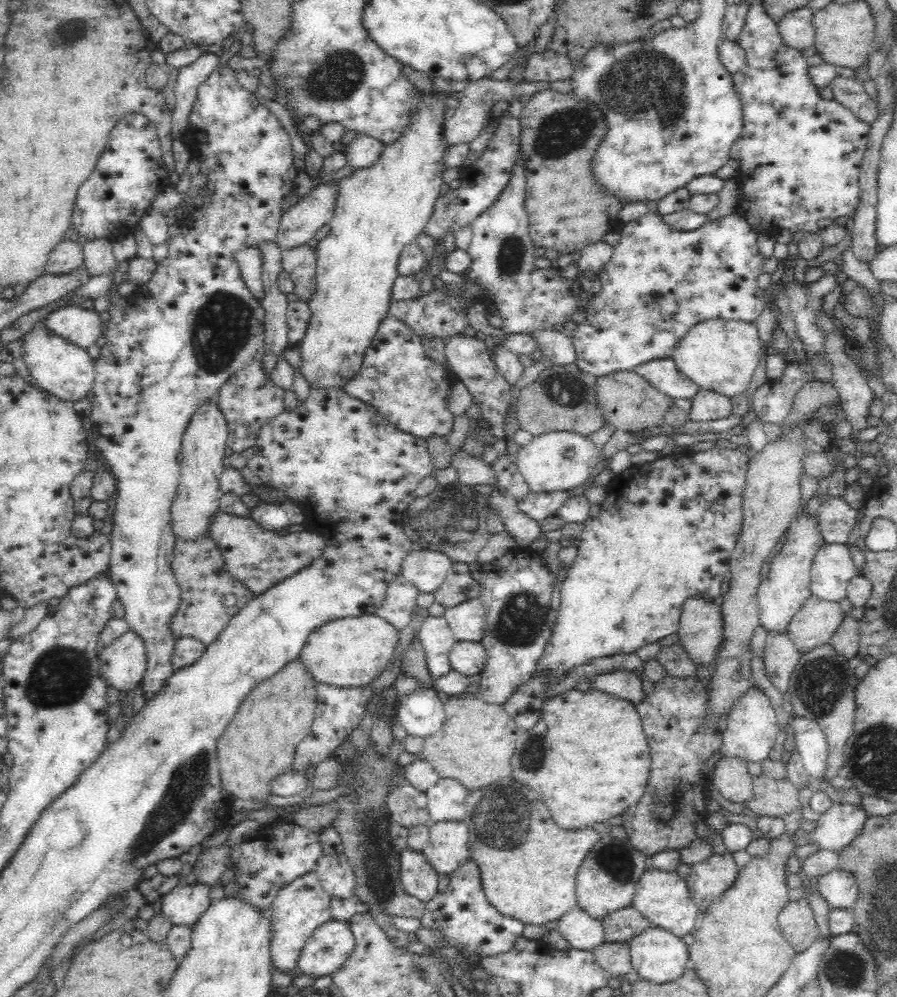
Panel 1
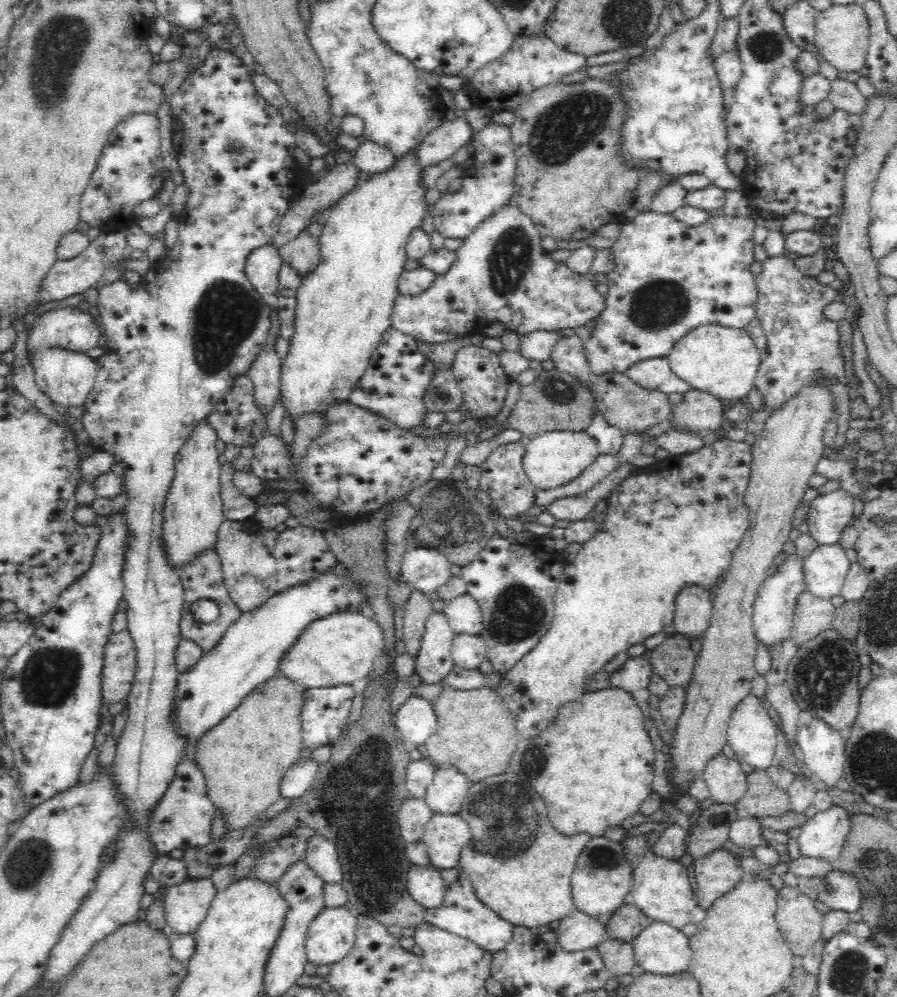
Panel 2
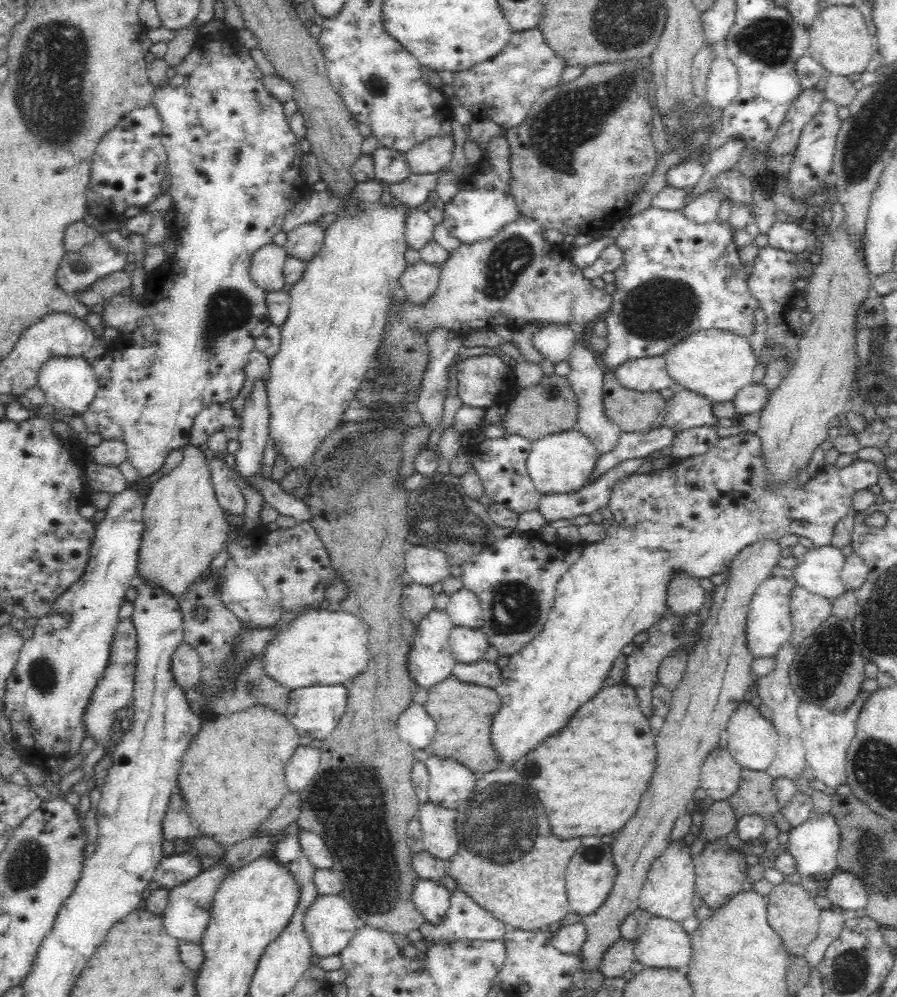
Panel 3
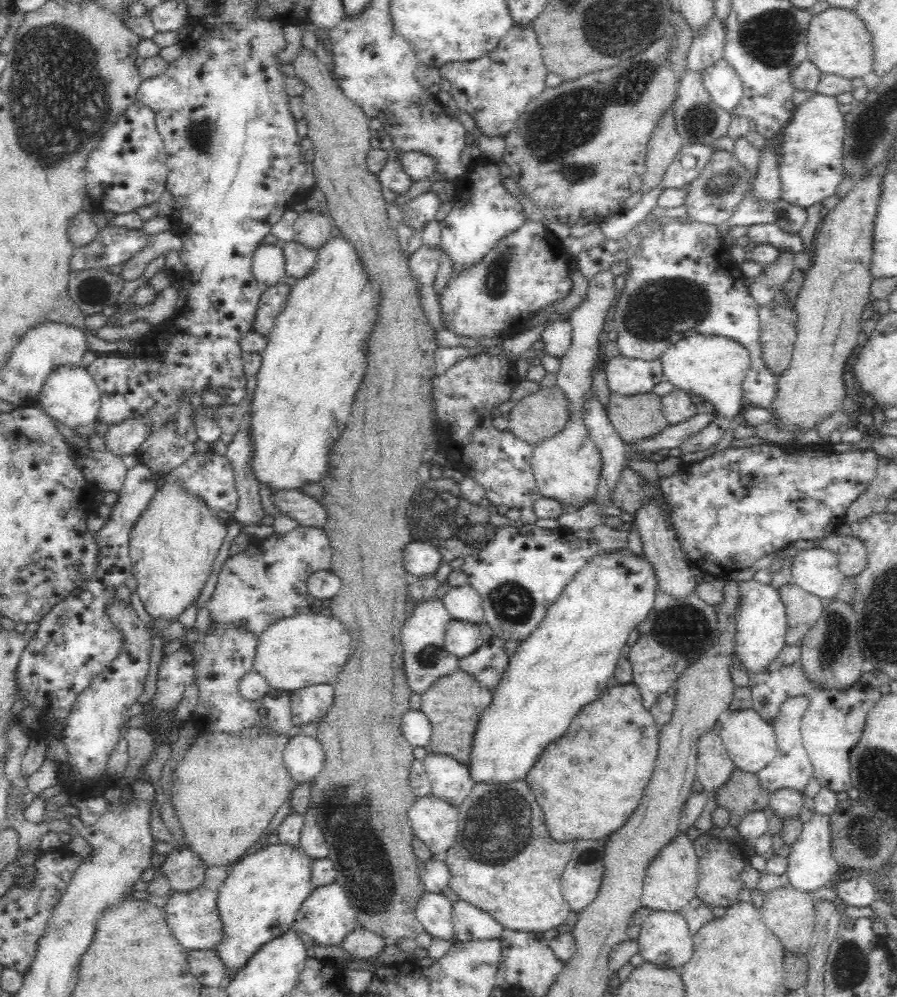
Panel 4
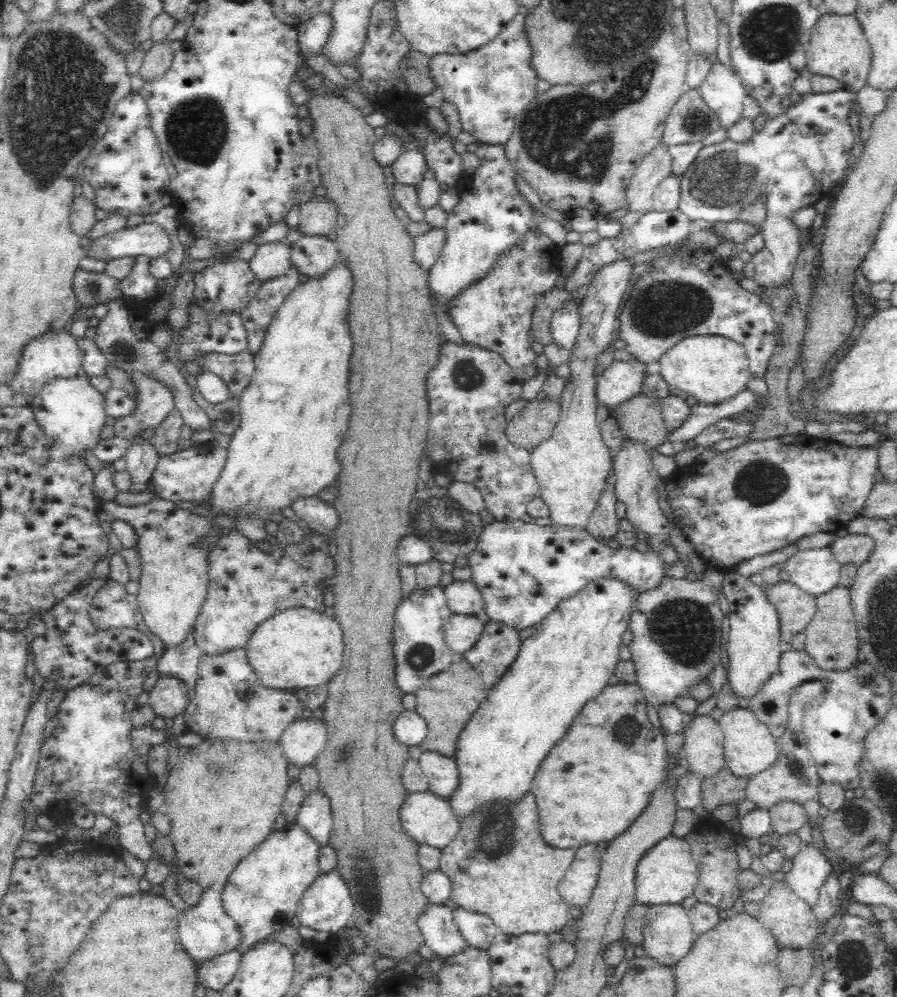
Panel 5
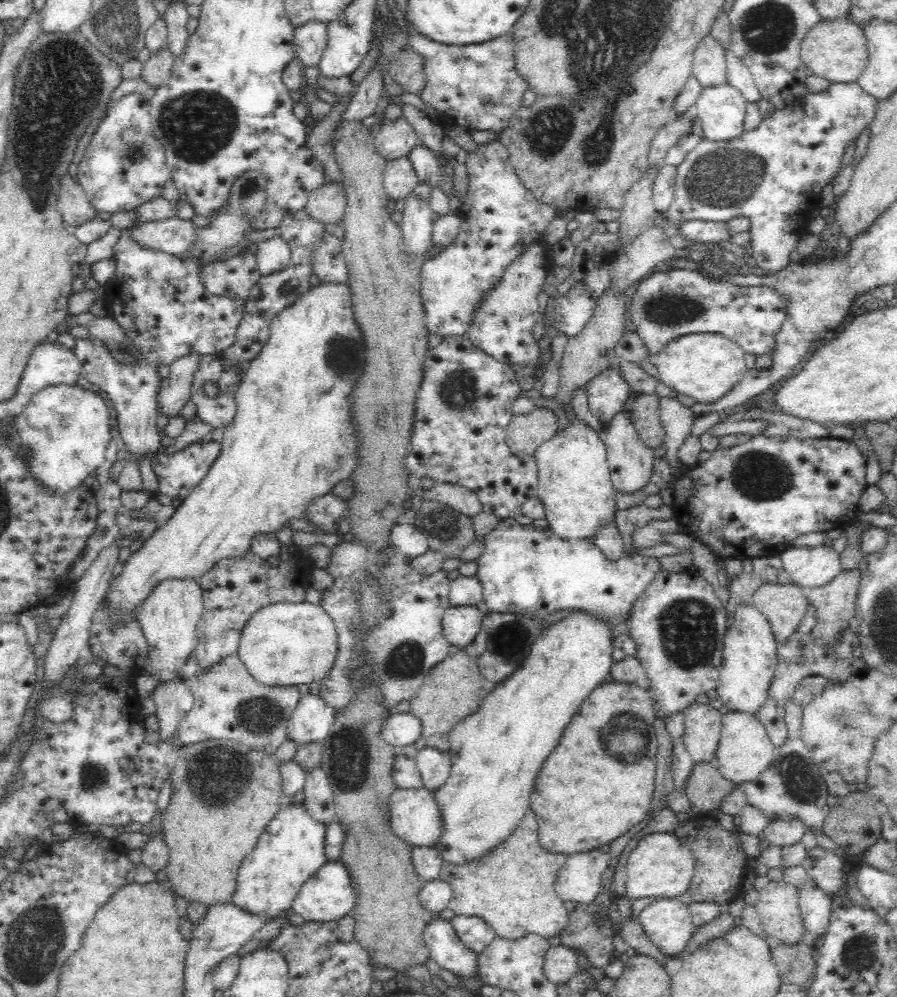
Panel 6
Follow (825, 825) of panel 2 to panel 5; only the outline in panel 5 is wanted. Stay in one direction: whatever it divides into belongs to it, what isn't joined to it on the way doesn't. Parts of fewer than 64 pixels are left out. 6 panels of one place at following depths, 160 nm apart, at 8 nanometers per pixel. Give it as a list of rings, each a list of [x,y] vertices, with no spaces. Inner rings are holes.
[[[811,843],[804,844],[792,862],[790,872],[785,875],[787,885],[813,908],[828,872],[833,870],[832,864]]]

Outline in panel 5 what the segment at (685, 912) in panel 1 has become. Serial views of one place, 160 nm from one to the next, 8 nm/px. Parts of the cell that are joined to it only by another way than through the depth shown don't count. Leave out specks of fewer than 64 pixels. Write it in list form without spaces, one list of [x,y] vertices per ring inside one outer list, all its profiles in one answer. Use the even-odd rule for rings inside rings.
[[[666,836],[636,864],[635,902],[644,905],[680,904],[686,896],[693,894],[698,882],[698,865],[691,854],[691,847],[684,837]]]

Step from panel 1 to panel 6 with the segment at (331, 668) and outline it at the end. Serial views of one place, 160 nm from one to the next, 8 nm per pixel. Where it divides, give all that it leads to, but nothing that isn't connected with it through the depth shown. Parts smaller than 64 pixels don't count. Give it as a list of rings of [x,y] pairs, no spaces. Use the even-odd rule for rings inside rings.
[[[281,601],[254,612],[236,650],[254,680],[271,687],[310,684],[328,674],[338,652],[337,631],[326,611],[310,602]],[[314,658],[314,660],[308,660]]]

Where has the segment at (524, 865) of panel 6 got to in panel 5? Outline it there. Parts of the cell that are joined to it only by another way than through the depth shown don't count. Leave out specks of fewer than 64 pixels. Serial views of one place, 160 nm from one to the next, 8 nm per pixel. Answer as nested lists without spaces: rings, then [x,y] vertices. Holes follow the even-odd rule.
[[[528,792],[516,804],[504,799],[486,803],[473,815],[460,820],[458,835],[441,849],[439,869],[451,882],[451,900],[457,908],[488,915],[499,932],[518,936],[527,932],[550,934],[560,932],[572,918],[569,904],[560,896],[558,883],[574,860],[575,849],[552,848],[540,836],[540,820],[534,796]]]

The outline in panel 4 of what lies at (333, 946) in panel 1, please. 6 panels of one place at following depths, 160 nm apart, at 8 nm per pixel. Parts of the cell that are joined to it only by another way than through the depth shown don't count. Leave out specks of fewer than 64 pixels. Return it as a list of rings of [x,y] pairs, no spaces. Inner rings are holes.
[[[333,881],[326,886],[312,890],[307,899],[300,905],[294,925],[311,936],[316,944],[336,946],[342,942],[357,923],[354,907],[351,906],[344,887]]]

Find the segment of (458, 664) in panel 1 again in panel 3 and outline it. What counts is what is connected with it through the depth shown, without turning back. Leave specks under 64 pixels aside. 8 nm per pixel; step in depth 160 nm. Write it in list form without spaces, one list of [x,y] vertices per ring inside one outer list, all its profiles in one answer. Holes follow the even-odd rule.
[[[456,627],[449,637],[450,652],[457,662],[470,664],[480,660],[489,643],[481,628]]]

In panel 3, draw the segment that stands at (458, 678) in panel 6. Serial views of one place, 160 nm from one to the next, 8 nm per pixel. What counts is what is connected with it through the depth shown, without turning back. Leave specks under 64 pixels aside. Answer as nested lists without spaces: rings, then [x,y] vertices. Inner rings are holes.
[[[450,675],[426,691],[423,706],[435,722],[435,733],[426,752],[457,760],[479,775],[498,769],[498,751],[492,747],[490,740],[492,714],[502,706],[500,696],[495,690],[461,682]]]

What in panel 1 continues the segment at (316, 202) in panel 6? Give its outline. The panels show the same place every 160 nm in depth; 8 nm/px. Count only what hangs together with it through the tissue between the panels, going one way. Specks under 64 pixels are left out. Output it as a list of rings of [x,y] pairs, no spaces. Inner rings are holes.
[[[308,244],[282,252],[283,271],[294,281],[297,300],[306,306],[316,294],[316,259],[314,249]]]

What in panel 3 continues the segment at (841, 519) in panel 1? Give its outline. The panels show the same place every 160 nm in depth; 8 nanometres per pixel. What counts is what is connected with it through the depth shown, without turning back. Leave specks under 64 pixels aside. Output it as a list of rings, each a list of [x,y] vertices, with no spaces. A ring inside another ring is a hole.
[[[741,433],[721,438],[716,443],[716,446],[710,448],[706,454],[677,459],[668,468],[653,470],[648,474],[634,472],[630,476],[624,476],[624,478],[616,480],[607,504],[614,514],[614,519],[612,520],[612,525],[607,529],[606,538],[598,542],[584,543],[580,560],[572,565],[567,572],[564,572],[561,580],[557,583],[555,604],[551,608],[550,614],[548,614],[548,621],[547,624],[544,624],[543,632],[540,632],[540,635],[537,635],[530,643],[525,644],[522,650],[516,652],[515,655],[511,655],[509,663],[501,668],[500,684],[493,689],[500,696],[502,706],[492,714],[490,732],[492,747],[498,751],[499,768],[513,768],[516,760],[536,748],[541,740],[560,732],[560,729],[564,728],[564,724],[568,724],[568,720],[572,718],[576,708],[580,708],[580,706],[586,704],[586,702],[589,702],[601,692],[605,687],[604,681],[608,678],[614,661],[623,652],[623,648],[632,643],[637,634],[648,631],[656,624],[656,620],[660,620],[665,614],[667,610],[667,587],[673,578],[673,573],[688,573],[688,575],[692,575],[696,579],[700,577],[710,579],[711,576],[716,574],[727,574],[730,566],[732,566],[732,560],[743,548],[760,540],[778,541],[786,534],[810,538],[815,547],[830,545],[832,530],[834,530],[836,522],[850,512],[852,499],[856,498],[856,493],[859,490],[875,489],[878,472],[880,472],[879,466],[874,462],[859,459],[854,455],[854,460],[844,467],[837,467],[835,464],[823,464],[816,470],[814,475],[806,476],[807,482],[805,484],[796,484],[796,488],[793,487],[793,484],[786,484],[786,486],[780,486],[776,490],[765,490],[763,488],[765,463],[763,454],[761,454],[760,437],[756,433]]]

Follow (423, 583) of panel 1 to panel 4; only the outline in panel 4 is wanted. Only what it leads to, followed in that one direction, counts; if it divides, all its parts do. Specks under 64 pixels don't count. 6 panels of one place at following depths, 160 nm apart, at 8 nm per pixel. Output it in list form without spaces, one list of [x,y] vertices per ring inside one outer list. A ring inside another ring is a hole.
[[[412,539],[404,546],[403,566],[409,579],[434,575],[441,562],[440,552],[428,541]]]

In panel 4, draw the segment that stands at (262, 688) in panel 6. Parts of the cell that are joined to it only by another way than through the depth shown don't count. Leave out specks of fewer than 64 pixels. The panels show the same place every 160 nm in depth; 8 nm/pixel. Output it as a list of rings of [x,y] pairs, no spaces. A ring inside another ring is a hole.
[[[221,625],[220,628],[210,626],[208,631],[202,636],[198,636],[196,632],[191,631],[188,634],[188,641],[185,644],[196,644],[196,648],[200,650],[200,658],[198,660],[197,685],[199,688],[198,704],[193,710],[193,721],[195,728],[199,733],[203,732],[221,732],[230,733],[232,735],[243,732],[248,727],[264,727],[268,731],[280,732],[282,735],[288,735],[292,728],[292,711],[290,694],[287,691],[271,689],[262,699],[248,700],[242,697],[239,689],[240,679],[253,670],[254,654],[256,654],[256,646],[258,646],[259,638],[247,632],[245,628],[235,628],[232,625]]]

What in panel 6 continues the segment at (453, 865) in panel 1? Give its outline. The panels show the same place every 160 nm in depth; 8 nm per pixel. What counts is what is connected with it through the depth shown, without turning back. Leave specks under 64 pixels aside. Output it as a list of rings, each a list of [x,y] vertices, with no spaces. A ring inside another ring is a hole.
[[[424,786],[416,789],[396,788],[390,794],[388,807],[390,807],[390,831],[397,838],[414,847],[432,847],[434,843],[439,842],[442,835],[442,817],[432,791]]]

